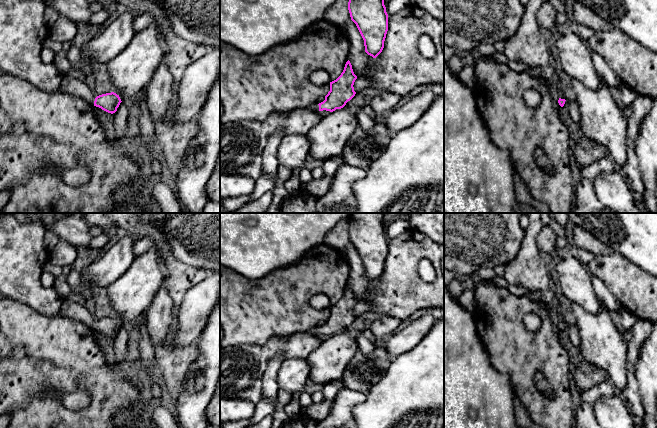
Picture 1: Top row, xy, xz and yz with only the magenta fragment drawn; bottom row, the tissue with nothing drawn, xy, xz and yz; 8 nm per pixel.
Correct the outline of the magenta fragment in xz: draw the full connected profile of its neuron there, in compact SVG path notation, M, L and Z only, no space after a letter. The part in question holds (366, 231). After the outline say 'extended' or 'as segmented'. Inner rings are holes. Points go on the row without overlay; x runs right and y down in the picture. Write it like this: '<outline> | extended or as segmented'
M351 213L348 234L364 264L365 276L376 282L384 272L388 255L384 213Z | as segmented

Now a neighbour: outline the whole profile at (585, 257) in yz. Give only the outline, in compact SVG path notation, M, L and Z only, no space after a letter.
M578 249L577 258L585 265L588 265L594 258L592 253L589 253L585 250Z

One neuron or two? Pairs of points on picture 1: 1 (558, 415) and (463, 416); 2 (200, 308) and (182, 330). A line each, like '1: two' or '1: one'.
1: two
2: one

